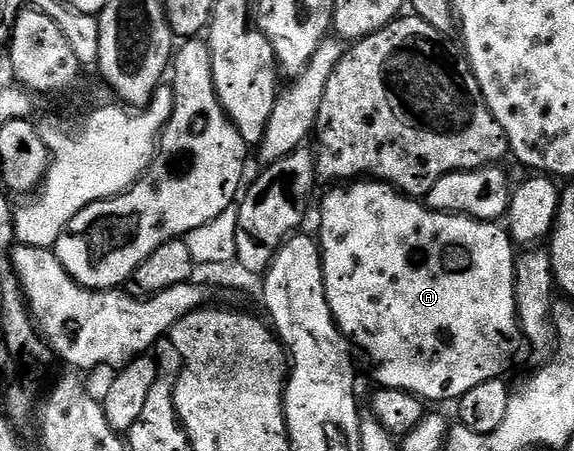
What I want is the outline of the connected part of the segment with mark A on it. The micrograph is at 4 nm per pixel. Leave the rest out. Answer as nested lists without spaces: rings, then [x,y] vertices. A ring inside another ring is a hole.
[[[349,181],[344,185],[333,185],[329,192],[325,195],[325,200],[321,203],[321,235],[319,234],[319,246],[321,248],[321,264],[323,265],[323,277],[325,278],[325,292],[327,293],[327,301],[329,308],[333,314],[333,322],[340,329],[341,334],[354,348],[357,347],[373,362],[373,375],[378,379],[382,388],[391,390],[405,391],[407,394],[415,395],[422,401],[430,403],[441,403],[444,399],[456,401],[463,398],[468,391],[475,389],[475,385],[483,385],[483,381],[491,381],[492,379],[504,376],[506,373],[505,366],[513,359],[513,342],[519,339],[519,324],[517,322],[517,310],[515,309],[515,244],[509,238],[508,230],[504,226],[498,225],[493,221],[482,221],[480,219],[470,219],[468,215],[448,215],[445,211],[431,211],[424,202],[418,201],[416,198],[408,195],[402,195],[395,187],[389,186],[387,183],[380,181]]]

